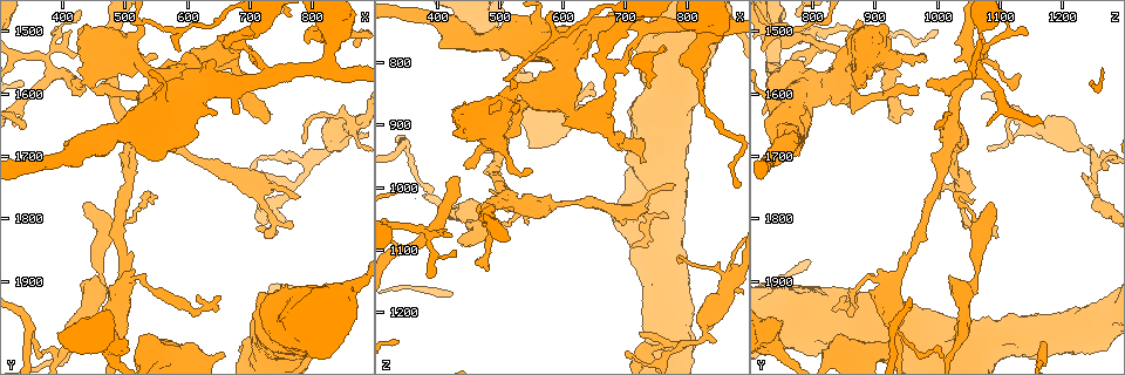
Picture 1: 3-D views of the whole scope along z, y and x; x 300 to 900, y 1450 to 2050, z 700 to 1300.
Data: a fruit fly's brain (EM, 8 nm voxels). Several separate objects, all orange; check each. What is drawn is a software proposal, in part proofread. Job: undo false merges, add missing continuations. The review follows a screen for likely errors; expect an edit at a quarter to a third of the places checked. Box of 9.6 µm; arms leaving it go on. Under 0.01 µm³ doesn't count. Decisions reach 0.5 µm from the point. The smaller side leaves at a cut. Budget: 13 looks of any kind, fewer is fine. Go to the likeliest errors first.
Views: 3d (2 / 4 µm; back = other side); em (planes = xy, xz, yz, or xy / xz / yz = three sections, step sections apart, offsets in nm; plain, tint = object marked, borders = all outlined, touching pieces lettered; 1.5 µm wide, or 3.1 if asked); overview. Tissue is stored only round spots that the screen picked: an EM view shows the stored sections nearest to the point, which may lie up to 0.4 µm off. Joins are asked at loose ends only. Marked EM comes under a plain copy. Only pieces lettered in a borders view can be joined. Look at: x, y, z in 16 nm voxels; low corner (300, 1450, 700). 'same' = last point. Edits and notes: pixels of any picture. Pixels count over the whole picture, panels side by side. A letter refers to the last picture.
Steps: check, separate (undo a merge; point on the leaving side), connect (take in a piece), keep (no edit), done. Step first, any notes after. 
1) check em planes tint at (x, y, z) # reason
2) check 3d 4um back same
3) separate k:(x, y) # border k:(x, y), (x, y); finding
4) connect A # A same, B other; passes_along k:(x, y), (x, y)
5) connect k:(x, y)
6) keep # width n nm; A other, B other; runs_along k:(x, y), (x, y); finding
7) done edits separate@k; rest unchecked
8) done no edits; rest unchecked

check 3d 4um at (735, 1785, 1265) # abrupt turn

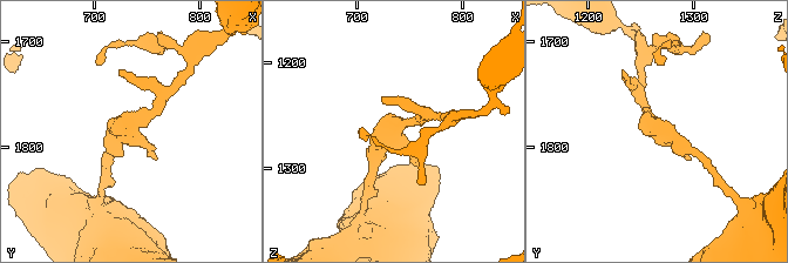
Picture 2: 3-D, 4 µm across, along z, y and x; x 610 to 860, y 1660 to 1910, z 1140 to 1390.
check em planes tint at (732, 1790, 1268)

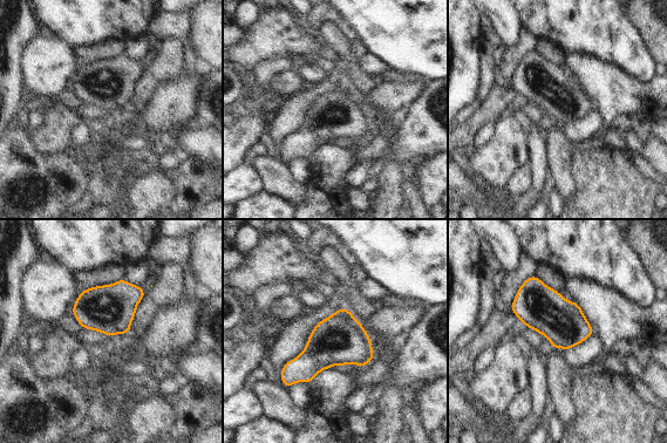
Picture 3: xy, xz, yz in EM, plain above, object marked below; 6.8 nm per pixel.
check em planes borders same

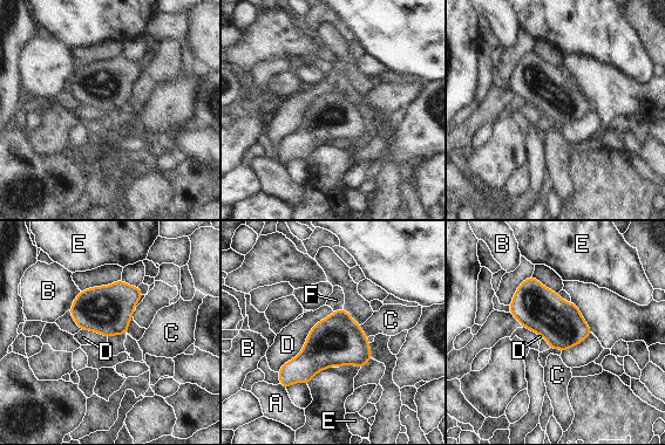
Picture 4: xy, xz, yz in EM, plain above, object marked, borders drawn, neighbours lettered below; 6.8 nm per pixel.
keep # A other, B other, C other, D other, E other, F other; border 4:(333, 312), (277, 371); one neuron here

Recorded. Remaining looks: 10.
check 3d 2um at (435, 1775, 1085) # stops while still wide

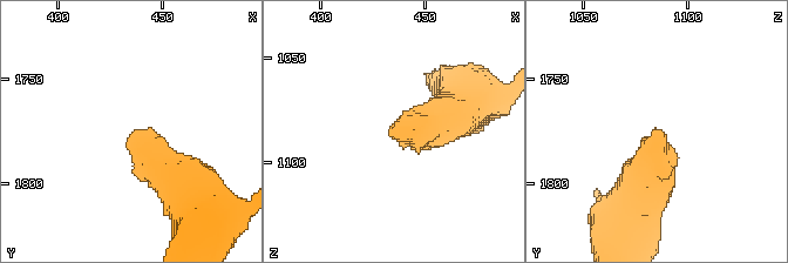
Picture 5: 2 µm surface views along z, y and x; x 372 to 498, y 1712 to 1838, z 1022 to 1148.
check em xy step 4 borders at (433, 1779, 1085)

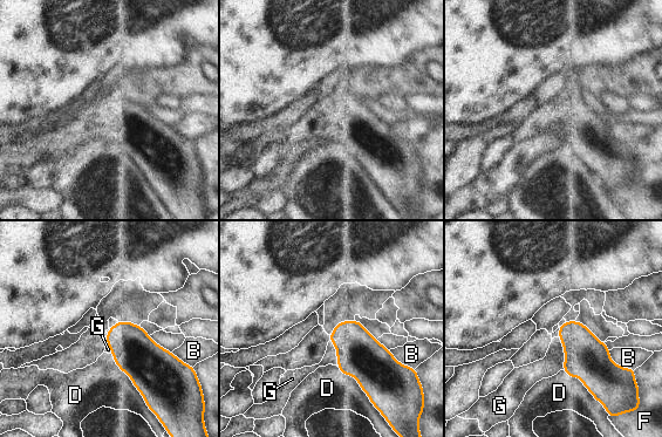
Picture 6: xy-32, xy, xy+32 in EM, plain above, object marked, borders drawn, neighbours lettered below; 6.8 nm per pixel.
keep # B other, D other, F other, G other; border 6:(558, 336), (564, 353), (562, 369); none of them fits

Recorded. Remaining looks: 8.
check 3d 4um at (765, 1810, 1050) # branch stops here

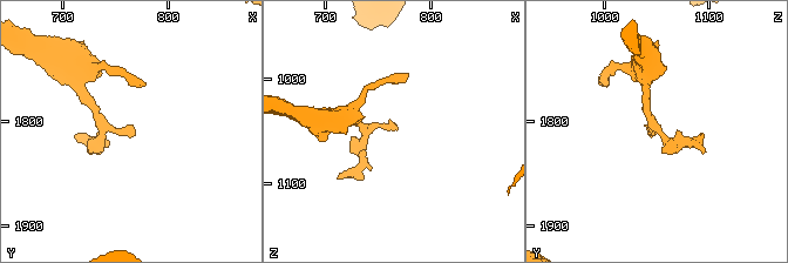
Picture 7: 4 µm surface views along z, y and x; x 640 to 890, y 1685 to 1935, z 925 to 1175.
check em xy step 8 borders at (772, 1812, 1048)

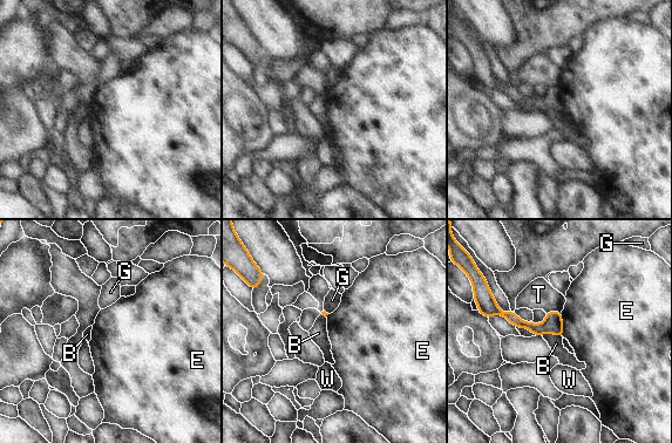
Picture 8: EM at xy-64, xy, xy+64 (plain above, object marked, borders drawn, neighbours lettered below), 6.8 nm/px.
check em planes borders same

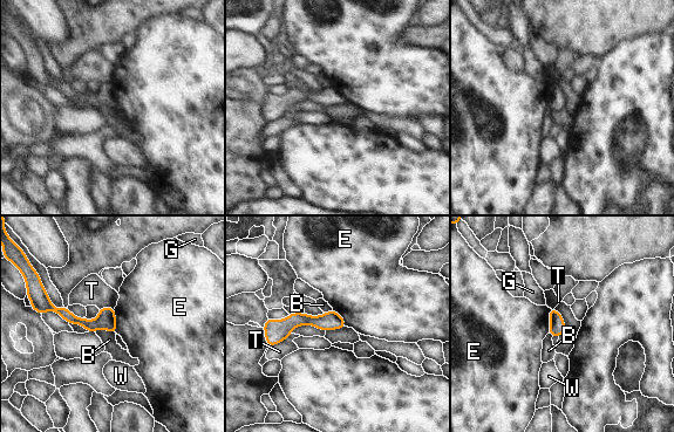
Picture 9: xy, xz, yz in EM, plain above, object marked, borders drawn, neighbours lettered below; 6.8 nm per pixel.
keep # B other, E other, G other, T other, W other; border 9:(114, 308), (117, 334); no lettered piece goes on from it

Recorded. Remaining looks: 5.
check em yz step 8 tint at (350, 1980, 935) # abrupt turn

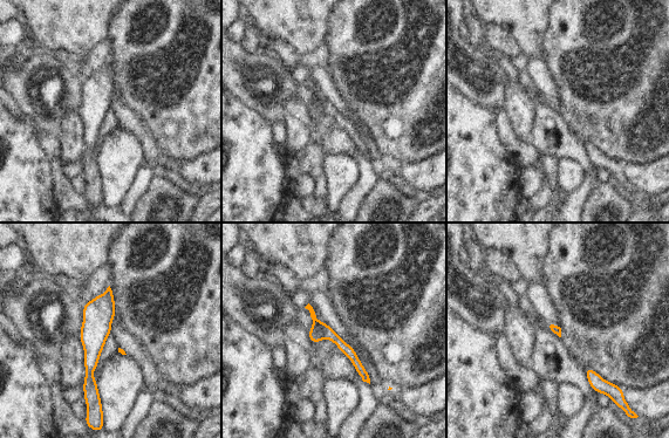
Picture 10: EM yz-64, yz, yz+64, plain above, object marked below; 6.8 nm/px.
check em planes borders same # cut it another way

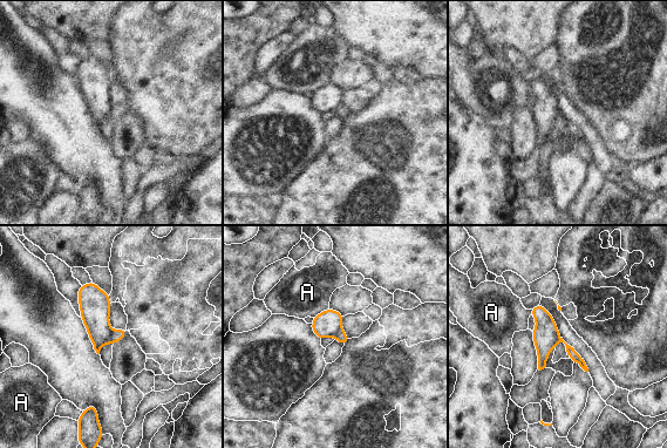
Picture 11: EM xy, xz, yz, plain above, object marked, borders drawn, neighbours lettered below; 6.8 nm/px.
separate 11:(95, 304) # A other; border 11:(113, 331), (110, 343); a second neuron is stuck on

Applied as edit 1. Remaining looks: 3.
done edits separate@11; rest unchecked

